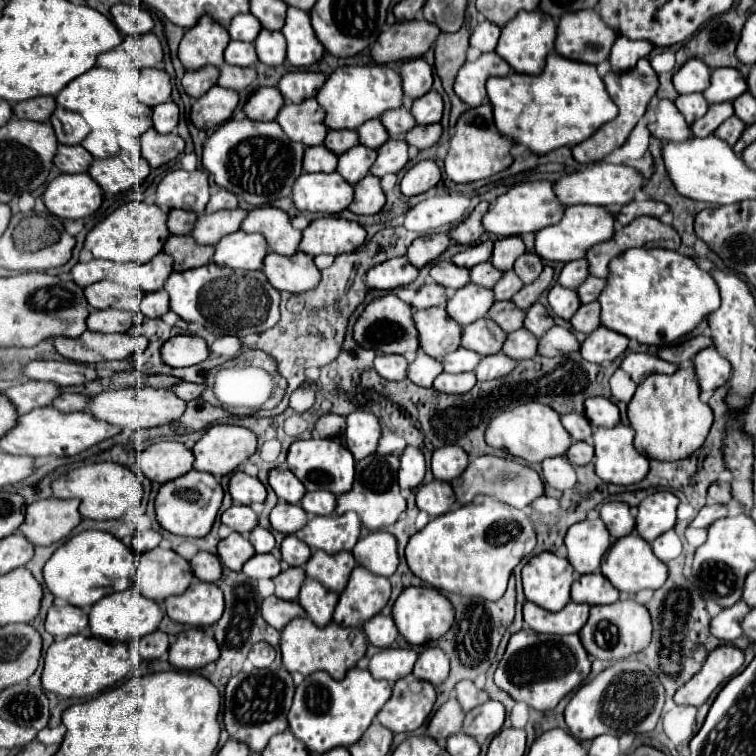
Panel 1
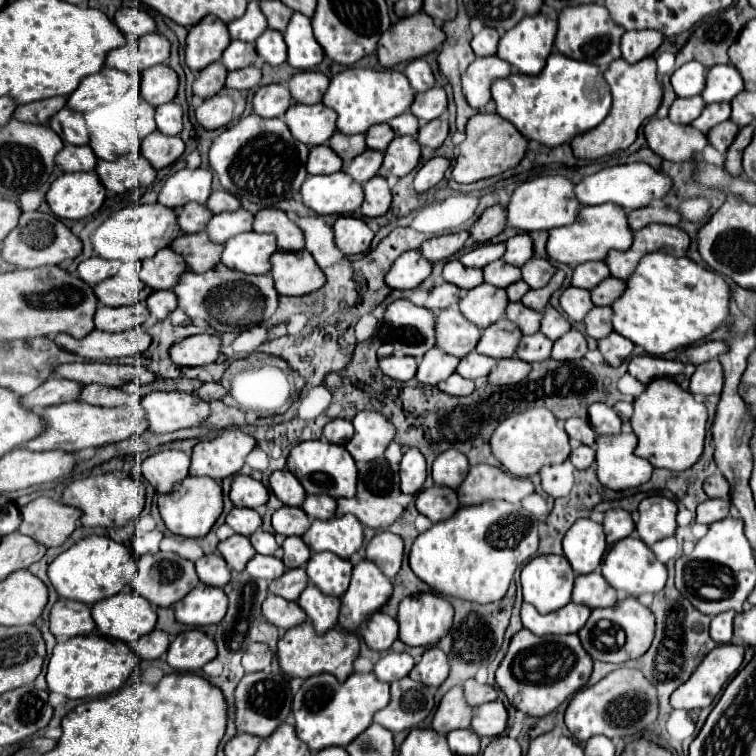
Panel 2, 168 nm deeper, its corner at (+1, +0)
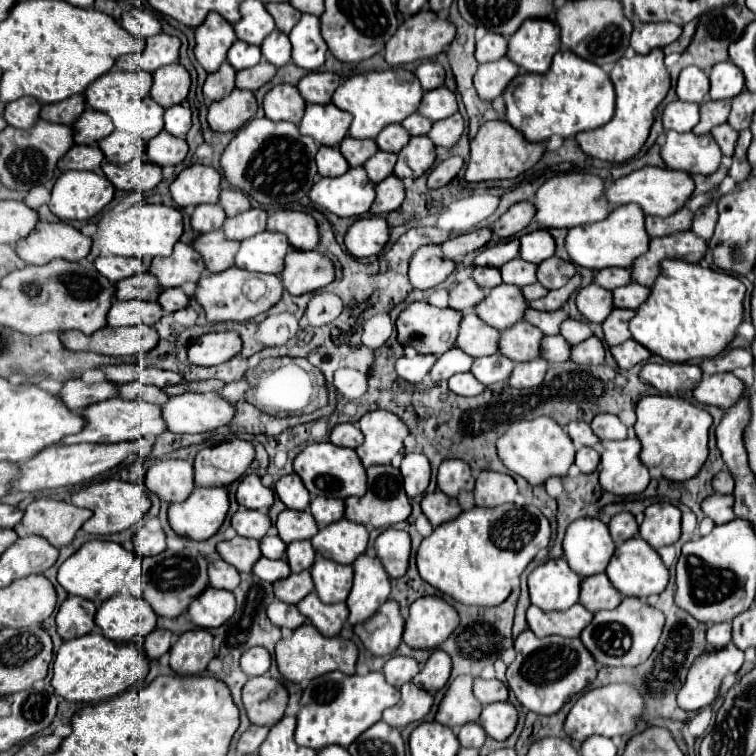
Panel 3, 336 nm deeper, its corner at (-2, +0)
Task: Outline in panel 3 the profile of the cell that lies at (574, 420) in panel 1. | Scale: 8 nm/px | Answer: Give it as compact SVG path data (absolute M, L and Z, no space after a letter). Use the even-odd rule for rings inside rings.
M571 422L567 426L567 434L571 436L575 446L595 446L599 442L599 438L593 434L591 426L587 422Z

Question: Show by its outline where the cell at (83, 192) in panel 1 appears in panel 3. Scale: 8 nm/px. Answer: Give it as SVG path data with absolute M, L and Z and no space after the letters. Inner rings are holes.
M63 172L51 192L49 208L63 220L89 220L114 197L115 188L101 172Z

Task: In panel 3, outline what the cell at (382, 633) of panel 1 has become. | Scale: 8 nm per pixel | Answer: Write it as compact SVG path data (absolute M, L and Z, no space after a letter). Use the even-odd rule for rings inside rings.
M387 600L367 622L355 626L353 630L373 656L389 656L401 644L403 624L405 620L399 612L399 604Z

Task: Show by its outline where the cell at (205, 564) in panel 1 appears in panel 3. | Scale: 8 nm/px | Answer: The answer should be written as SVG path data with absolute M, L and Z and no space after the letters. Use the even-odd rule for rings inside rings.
M221 558L213 560L209 564L209 584L213 588L235 590L235 586L239 586L239 572Z

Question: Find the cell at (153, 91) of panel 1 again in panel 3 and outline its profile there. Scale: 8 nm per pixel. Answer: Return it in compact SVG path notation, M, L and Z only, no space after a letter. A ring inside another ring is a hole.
M171 64L155 70L153 74L153 86L151 86L151 98L163 106L171 108L175 104L181 104L187 98L191 86L189 72L181 64Z

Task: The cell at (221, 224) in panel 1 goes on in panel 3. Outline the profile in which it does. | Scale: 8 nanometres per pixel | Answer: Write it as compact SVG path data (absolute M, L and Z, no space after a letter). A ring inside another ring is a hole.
M251 208L247 212L241 212L233 218L227 218L223 224L223 232L229 240L245 240L249 236L255 236L257 232L265 230L267 212L261 208Z

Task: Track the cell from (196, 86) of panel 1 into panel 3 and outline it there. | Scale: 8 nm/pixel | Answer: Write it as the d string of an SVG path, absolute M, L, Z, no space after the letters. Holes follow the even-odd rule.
M227 62L221 64L221 68L213 74L207 74L203 84L203 94L209 100L221 100L235 88L235 68L231 68Z

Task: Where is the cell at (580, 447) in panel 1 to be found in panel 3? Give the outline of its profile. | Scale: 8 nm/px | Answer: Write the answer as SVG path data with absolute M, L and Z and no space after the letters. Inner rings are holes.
M579 448L577 456L575 456L575 464L585 474L595 472L599 466L599 454L593 448Z

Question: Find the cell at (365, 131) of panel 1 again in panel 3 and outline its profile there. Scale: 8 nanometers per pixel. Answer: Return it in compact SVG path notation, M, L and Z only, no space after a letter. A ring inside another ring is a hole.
M389 124L377 134L375 142L383 152L399 152L409 142L409 138L411 136L407 134L407 130L403 130L401 124Z

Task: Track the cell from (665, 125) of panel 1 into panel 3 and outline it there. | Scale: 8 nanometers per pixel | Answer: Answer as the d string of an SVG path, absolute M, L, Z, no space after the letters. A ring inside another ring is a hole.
M667 130L667 138L665 138L665 144L661 146L661 158L663 162L667 164L667 168L673 168L673 170L683 170L683 172L689 172L689 174L711 174L719 168L721 164L721 150L717 146L717 142L713 140L711 134L703 134L703 136L697 136L693 132L673 132L673 130Z

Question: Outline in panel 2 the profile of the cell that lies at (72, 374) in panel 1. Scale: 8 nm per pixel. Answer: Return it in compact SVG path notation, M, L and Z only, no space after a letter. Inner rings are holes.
M82 362L82 364L62 364L56 368L56 374L68 380L76 380L80 384L106 384L106 386L122 386L128 382L150 384L156 380L156 374L146 370L144 366L122 366L122 364L106 364L106 362Z

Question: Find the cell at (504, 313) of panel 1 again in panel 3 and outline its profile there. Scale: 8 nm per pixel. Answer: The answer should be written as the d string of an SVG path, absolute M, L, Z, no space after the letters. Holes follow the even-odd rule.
M533 308L525 310L525 322L537 326L543 334L557 334L559 332L559 324L567 318L565 312L539 312Z

